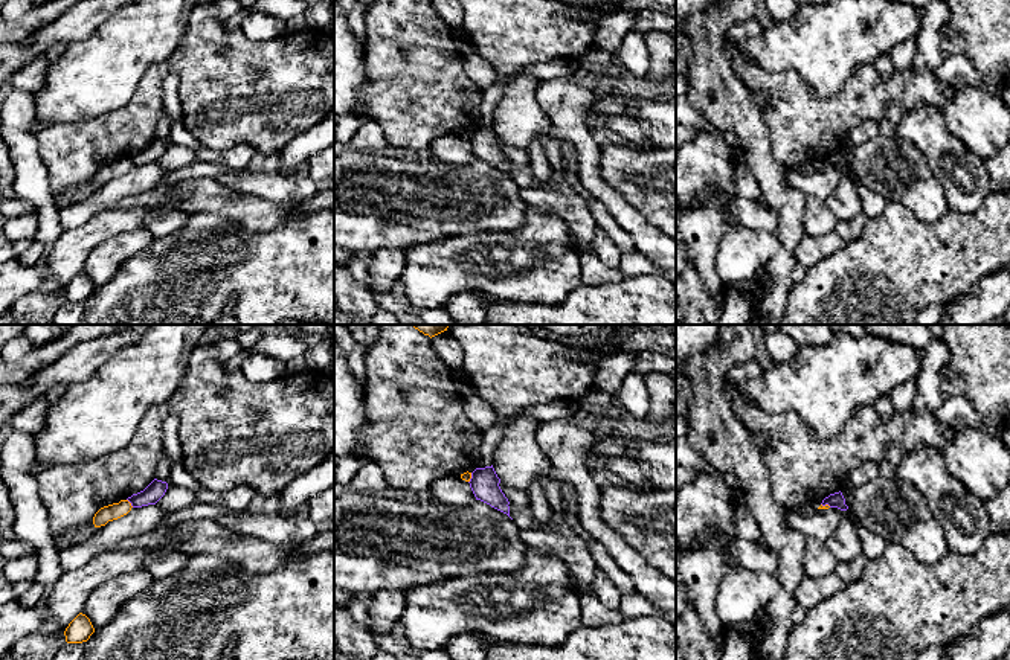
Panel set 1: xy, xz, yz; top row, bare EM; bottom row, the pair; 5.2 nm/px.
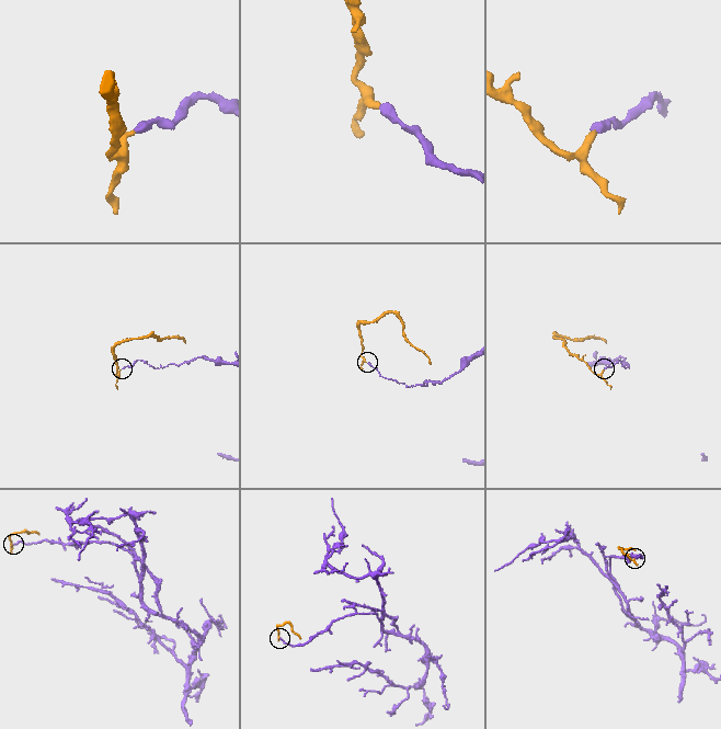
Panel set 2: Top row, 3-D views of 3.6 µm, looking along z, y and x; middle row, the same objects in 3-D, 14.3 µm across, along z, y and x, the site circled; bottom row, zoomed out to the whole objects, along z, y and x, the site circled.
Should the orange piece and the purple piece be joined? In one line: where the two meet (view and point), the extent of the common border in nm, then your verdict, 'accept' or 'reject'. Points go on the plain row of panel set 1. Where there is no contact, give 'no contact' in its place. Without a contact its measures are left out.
xy (130, 162) | 60 nm | reject

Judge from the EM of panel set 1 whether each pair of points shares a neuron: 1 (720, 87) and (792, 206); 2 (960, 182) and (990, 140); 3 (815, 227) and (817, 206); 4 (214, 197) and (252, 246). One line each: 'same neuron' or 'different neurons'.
1: same neuron
2: different neurons
3: same neuron
4: different neurons

